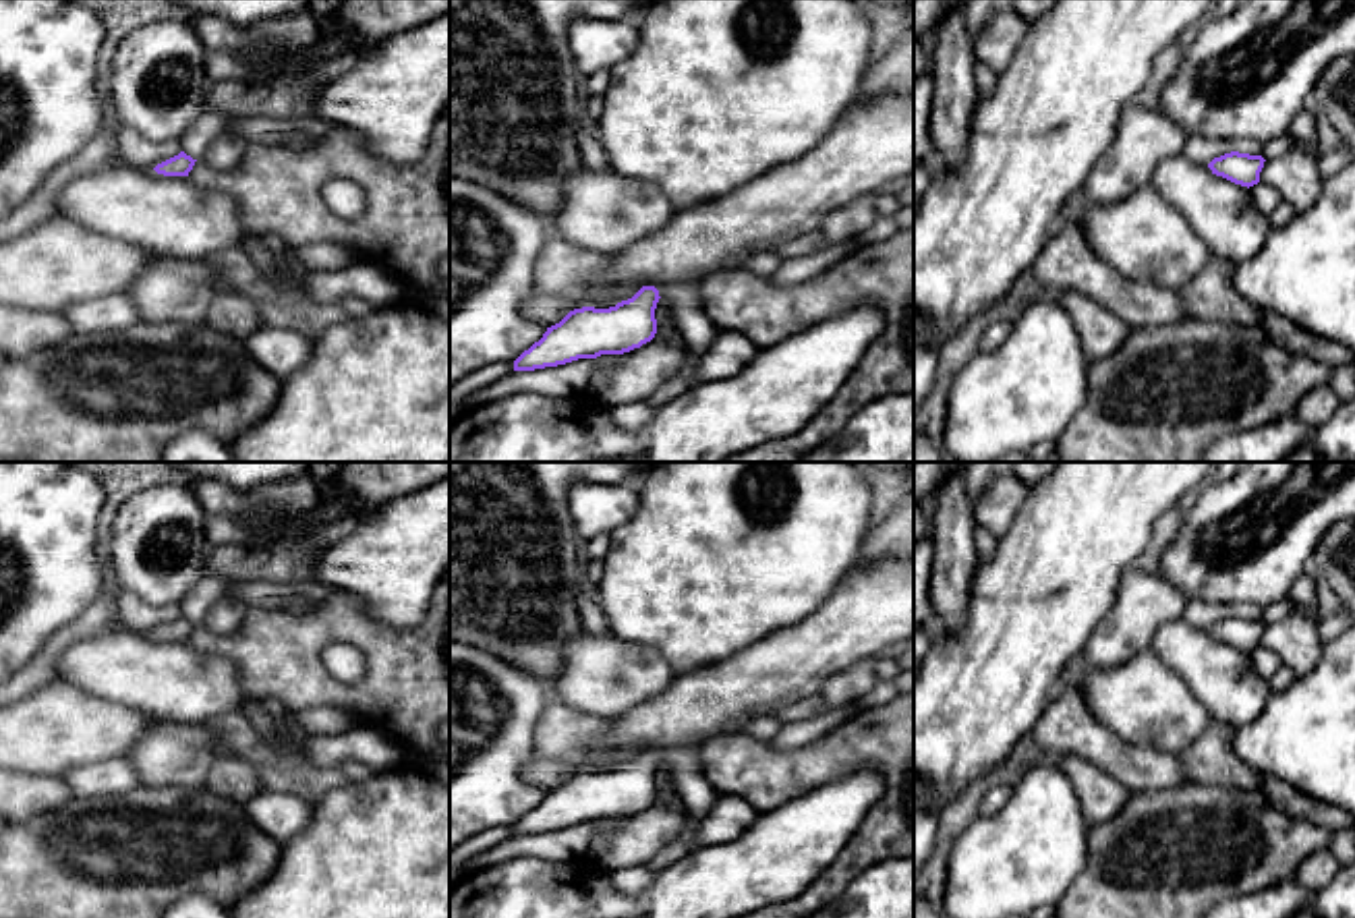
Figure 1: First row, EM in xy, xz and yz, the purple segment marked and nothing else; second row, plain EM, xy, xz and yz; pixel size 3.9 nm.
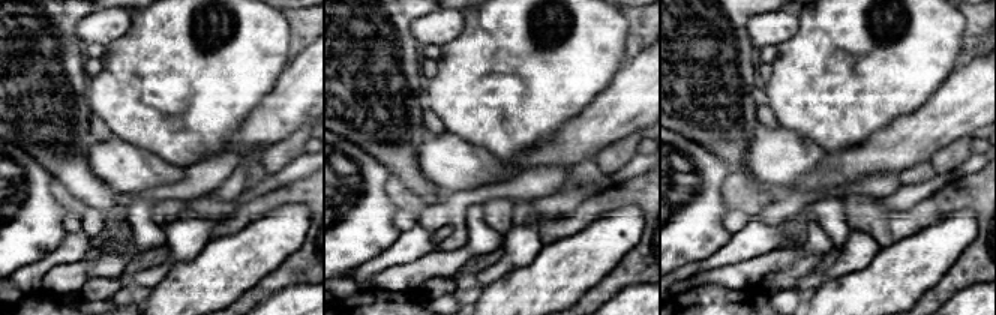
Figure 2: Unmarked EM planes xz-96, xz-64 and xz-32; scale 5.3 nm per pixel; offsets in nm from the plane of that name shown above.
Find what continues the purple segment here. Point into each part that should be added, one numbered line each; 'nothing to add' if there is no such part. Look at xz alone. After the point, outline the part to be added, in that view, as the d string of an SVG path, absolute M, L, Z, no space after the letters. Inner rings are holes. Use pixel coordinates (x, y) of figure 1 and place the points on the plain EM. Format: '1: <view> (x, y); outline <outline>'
1: xz (699, 796); outline M667 748L657 754L661 763L671 767L675 792L688 814L696 823L704 821L717 802L717 792L702 773L698 748Z

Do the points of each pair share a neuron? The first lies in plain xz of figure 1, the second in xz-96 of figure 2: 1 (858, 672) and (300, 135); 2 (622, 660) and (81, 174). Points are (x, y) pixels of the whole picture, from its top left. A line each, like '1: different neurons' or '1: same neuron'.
1: same neuron
2: different neurons

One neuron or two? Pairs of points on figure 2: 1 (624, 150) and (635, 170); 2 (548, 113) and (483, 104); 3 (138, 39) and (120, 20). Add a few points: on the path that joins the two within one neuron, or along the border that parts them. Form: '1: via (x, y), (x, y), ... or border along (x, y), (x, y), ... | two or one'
1: border along (638, 153), (609, 176) | two
2: via (531, 104), (500, 104) | one
3: border along (132, 15), (129, 29), (104, 47) | two

